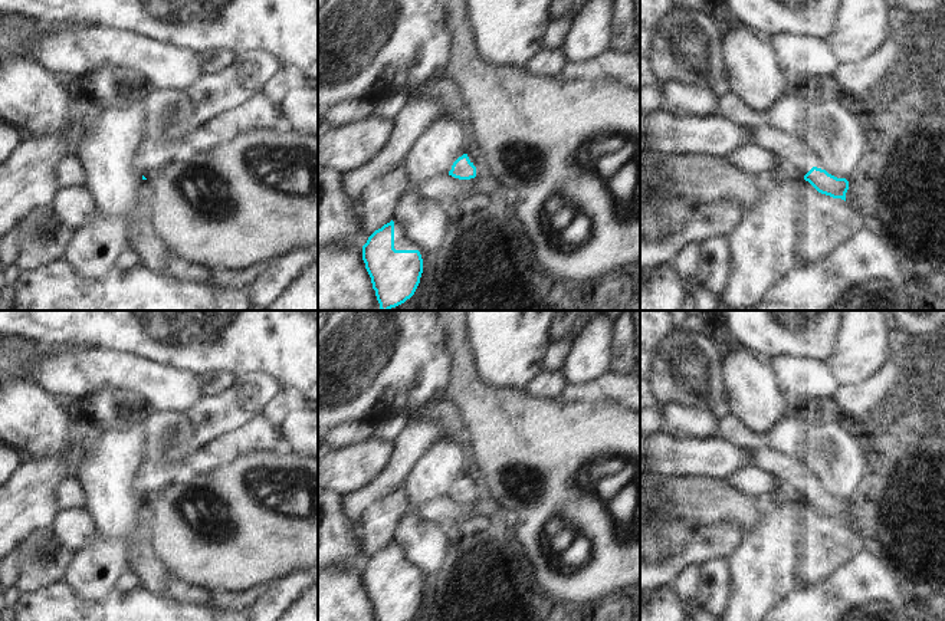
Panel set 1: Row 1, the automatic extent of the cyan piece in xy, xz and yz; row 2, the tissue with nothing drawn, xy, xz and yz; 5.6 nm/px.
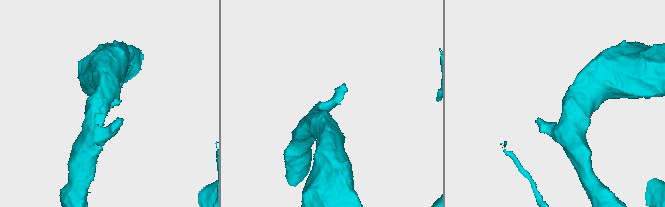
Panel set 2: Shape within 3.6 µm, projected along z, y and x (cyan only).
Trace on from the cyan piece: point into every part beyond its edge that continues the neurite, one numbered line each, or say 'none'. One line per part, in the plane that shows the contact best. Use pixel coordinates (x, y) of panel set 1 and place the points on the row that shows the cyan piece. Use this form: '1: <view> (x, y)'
1: yz (796, 155)

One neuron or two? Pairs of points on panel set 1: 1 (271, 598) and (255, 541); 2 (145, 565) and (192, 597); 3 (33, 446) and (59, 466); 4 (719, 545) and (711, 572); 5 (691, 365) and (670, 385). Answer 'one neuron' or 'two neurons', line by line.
1: two neurons
2: one neuron
3: two neurons
4: two neurons
5: one neuron

